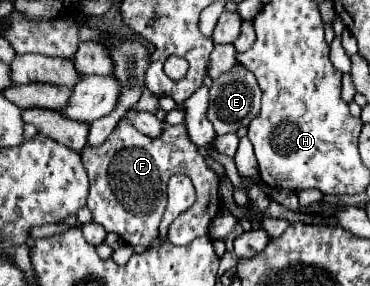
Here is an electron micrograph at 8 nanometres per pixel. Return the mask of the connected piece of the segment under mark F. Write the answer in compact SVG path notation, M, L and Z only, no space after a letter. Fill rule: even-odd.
M120 122L102 146L86 146L80 152L80 156L90 178L88 208L94 214L94 222L104 226L106 232L118 234L130 246L150 248L152 242L158 240L158 226L166 202L166 184L174 174L188 176L196 188L196 202L190 208L192 218L184 224L184 244L194 240L194 234L196 238L204 236L208 232L212 218L220 210L218 176L212 168L206 166L204 156L190 142L186 128L182 128L182 124L166 124L162 136L150 140L150 136L140 134L134 126Z

